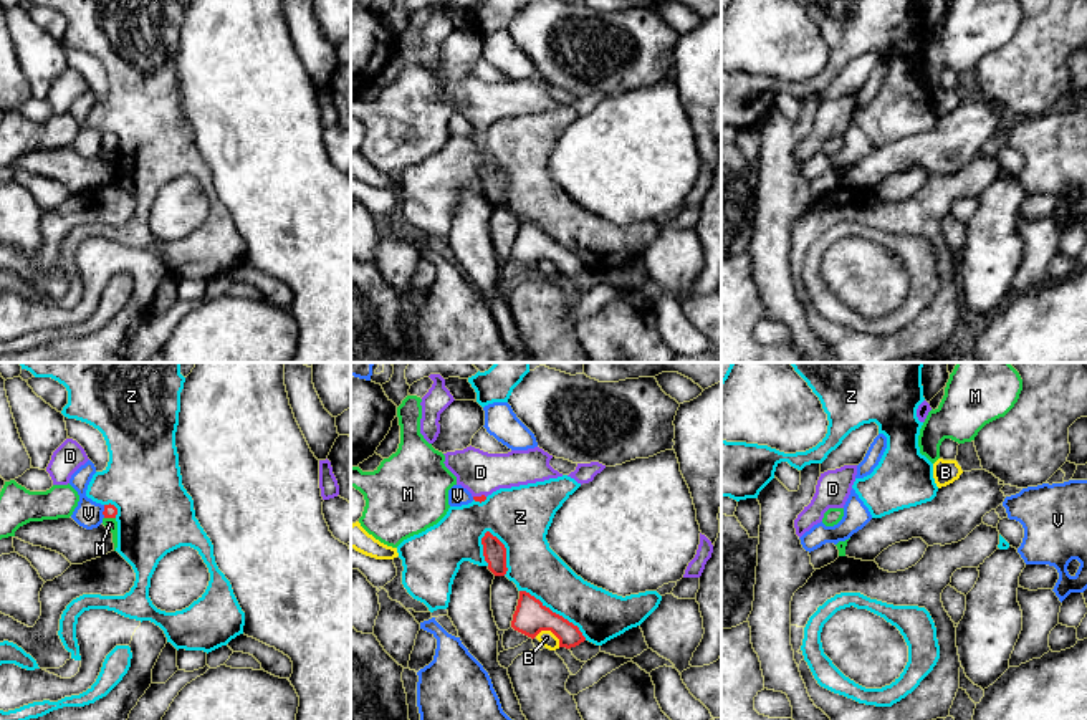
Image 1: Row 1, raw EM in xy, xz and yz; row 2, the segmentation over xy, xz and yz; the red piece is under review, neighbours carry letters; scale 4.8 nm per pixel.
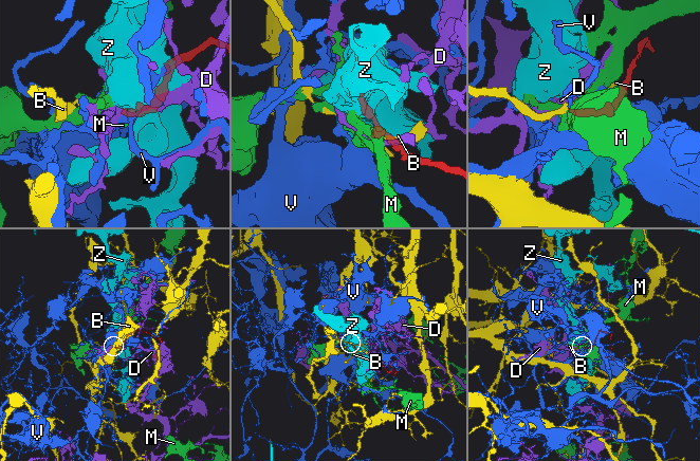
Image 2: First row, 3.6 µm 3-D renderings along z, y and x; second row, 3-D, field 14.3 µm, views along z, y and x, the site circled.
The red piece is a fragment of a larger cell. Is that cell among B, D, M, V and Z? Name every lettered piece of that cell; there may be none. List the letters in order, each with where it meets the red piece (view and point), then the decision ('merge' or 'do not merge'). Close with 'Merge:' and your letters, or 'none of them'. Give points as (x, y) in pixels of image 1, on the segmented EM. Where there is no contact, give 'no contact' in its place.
B: contact xz (550, 629); do not merge
D: contact xz (478, 497); merge
M: contact xy (110, 517); do not merge
V: contact xy (103, 512); do not merge
Z: contact xz (505, 552); do not merge
Merge: D

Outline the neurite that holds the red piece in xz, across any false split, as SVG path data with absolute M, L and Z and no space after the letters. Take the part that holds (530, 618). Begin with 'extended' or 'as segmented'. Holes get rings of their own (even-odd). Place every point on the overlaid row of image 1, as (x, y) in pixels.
as segmented; M520 591L511 627L531 639L541 631L551 631L559 639L559 647L576 647L586 641L577 626L553 612L539 599L526 591Z

